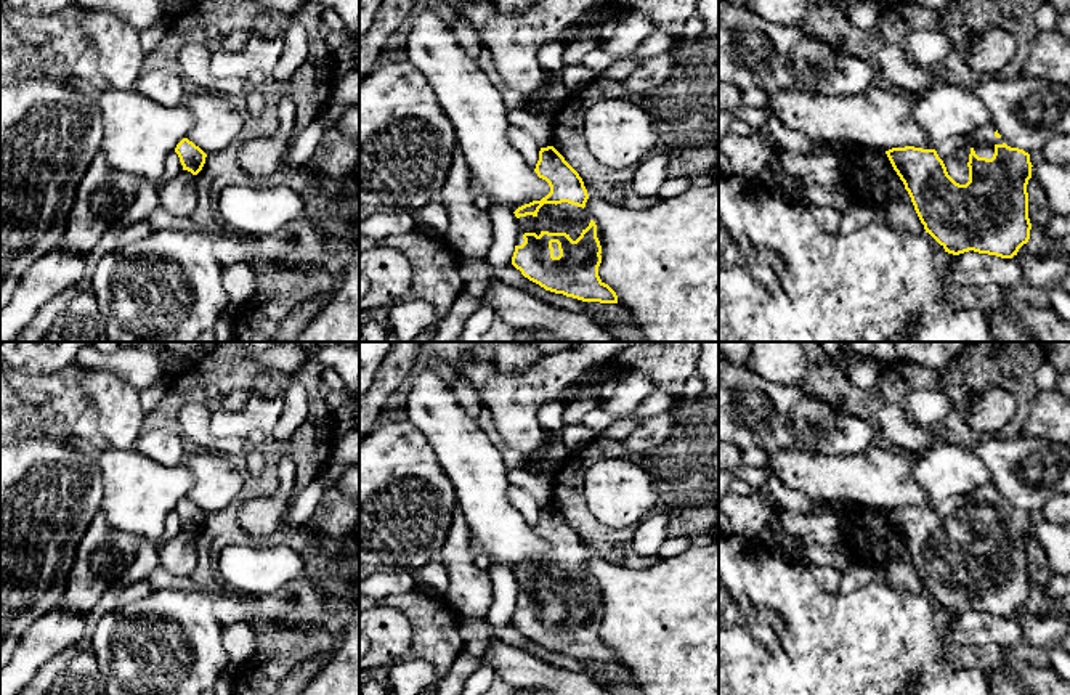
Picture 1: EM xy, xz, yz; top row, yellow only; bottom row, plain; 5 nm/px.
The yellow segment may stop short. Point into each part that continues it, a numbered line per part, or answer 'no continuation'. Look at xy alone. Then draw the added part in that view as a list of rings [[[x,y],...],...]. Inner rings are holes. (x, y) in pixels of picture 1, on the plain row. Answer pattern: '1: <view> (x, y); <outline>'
no continuation

